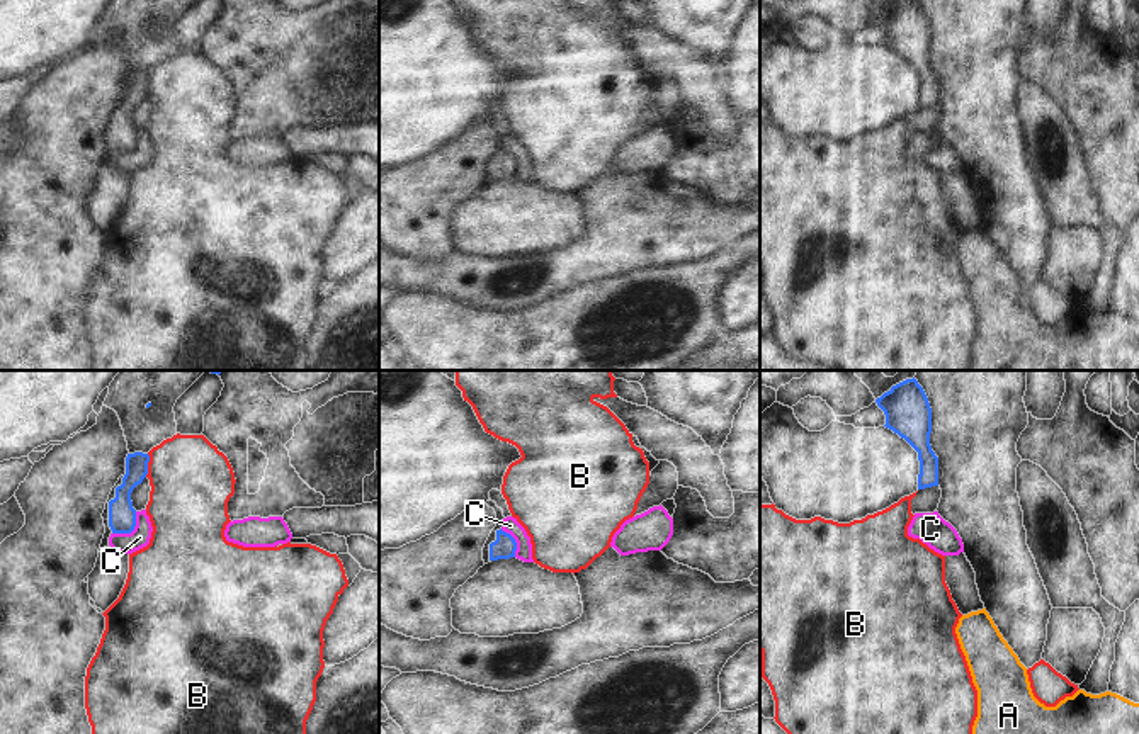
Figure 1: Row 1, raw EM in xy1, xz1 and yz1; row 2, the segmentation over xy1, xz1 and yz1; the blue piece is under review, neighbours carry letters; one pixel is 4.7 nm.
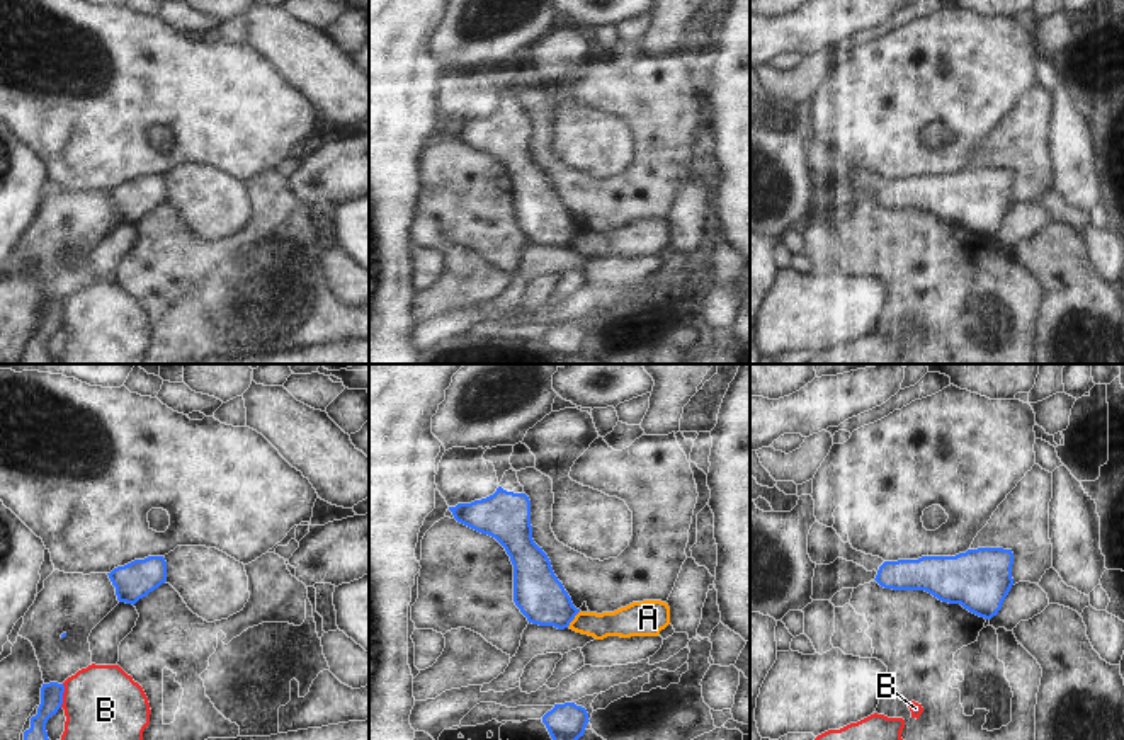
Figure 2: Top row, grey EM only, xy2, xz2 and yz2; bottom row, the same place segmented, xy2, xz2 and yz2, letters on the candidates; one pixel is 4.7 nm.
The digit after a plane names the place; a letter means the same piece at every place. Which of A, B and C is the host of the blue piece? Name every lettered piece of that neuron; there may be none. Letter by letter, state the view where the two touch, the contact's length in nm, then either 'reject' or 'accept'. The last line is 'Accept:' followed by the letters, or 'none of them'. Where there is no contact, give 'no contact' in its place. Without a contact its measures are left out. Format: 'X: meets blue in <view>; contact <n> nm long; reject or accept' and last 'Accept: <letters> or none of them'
A: meets blue in xz2; contact 100 nm long; reject
B: meets blue in xy1; contact 110 nm long; reject
C: meets blue in xy1; contact 160 nm long; reject
Accept: none of them

